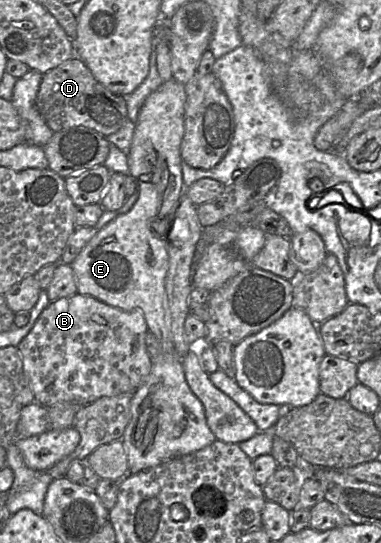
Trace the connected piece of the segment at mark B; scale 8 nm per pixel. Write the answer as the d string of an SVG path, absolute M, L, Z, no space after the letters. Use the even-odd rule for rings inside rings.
M79 293L52 301L17 346L35 402L46 408L58 402L77 402L84 406L100 397L134 394L145 382L152 368L152 360L145 344L147 332L145 317L139 310L121 310Z

